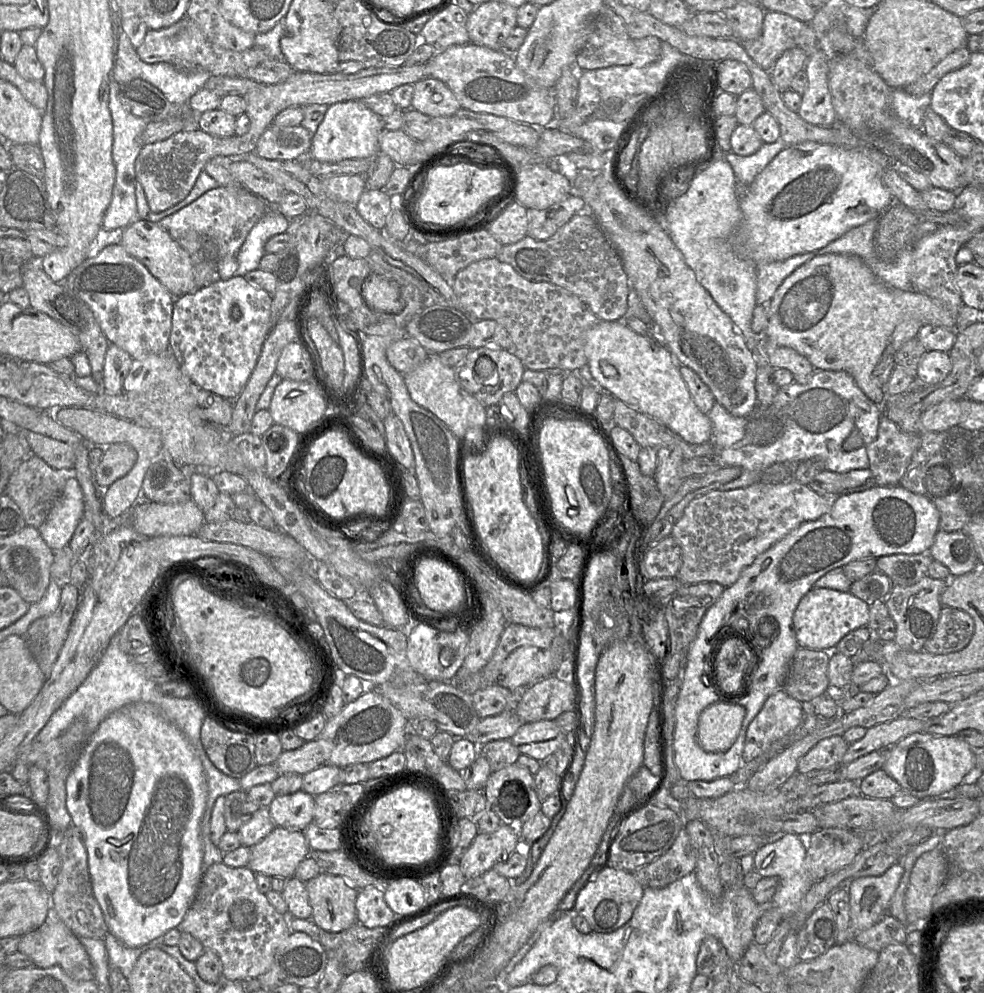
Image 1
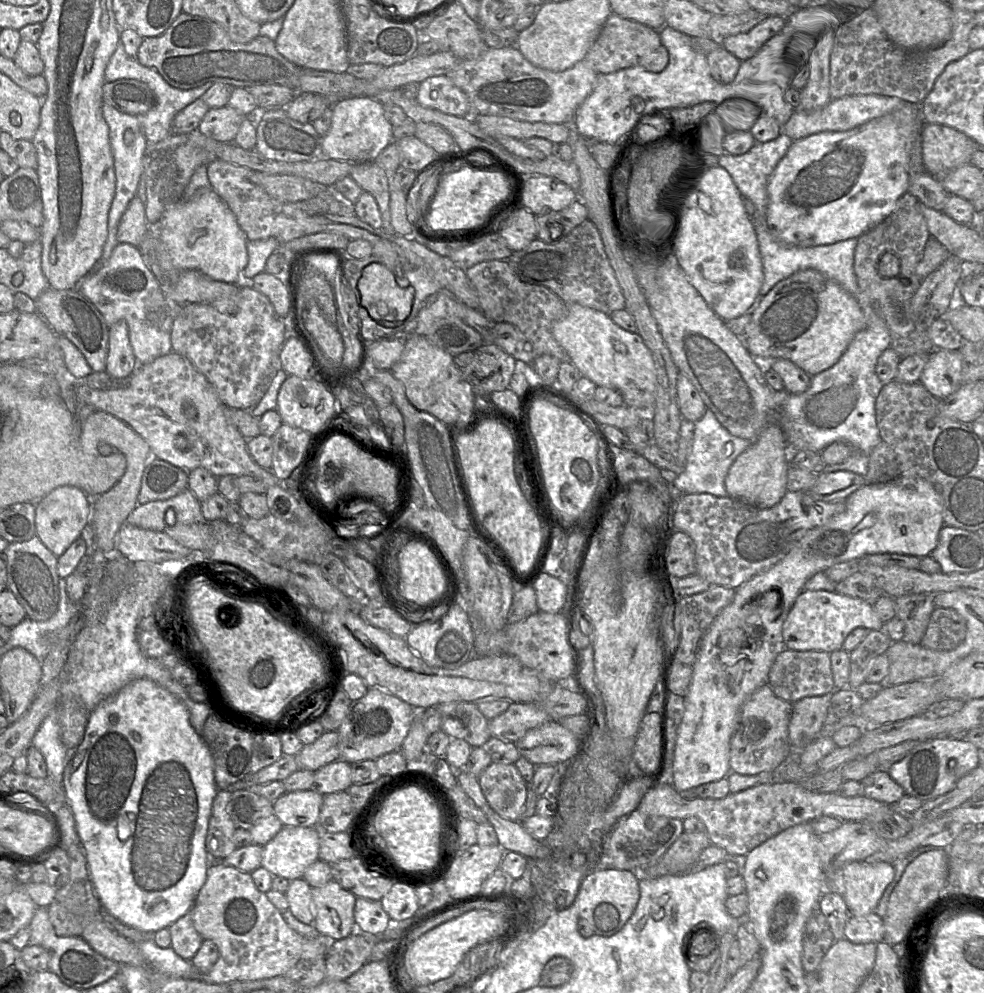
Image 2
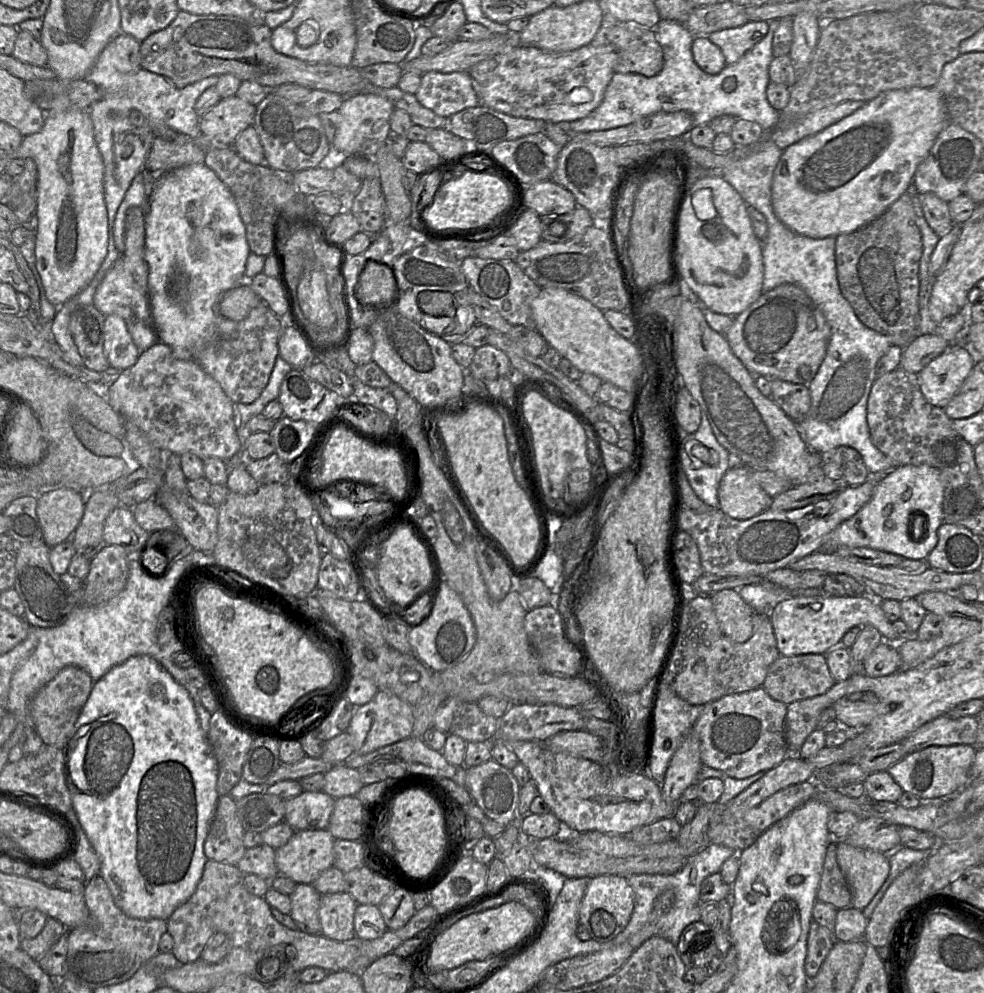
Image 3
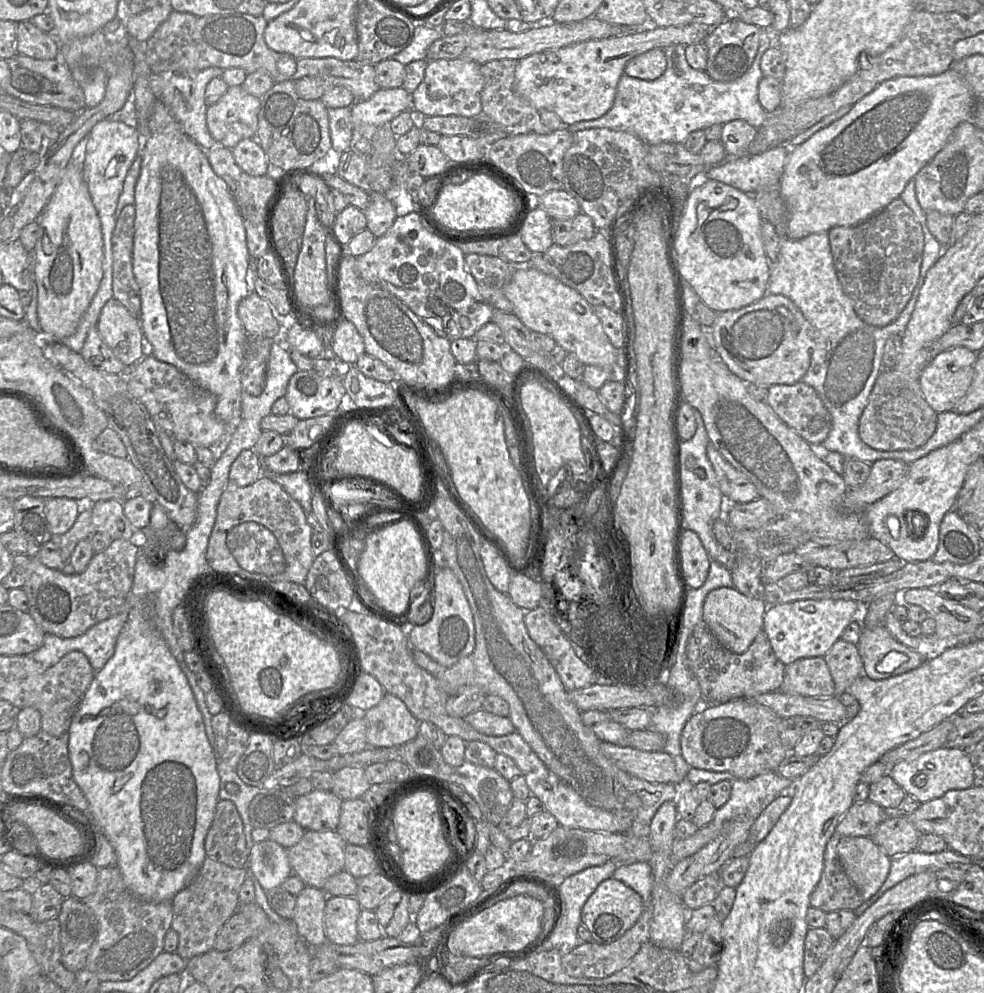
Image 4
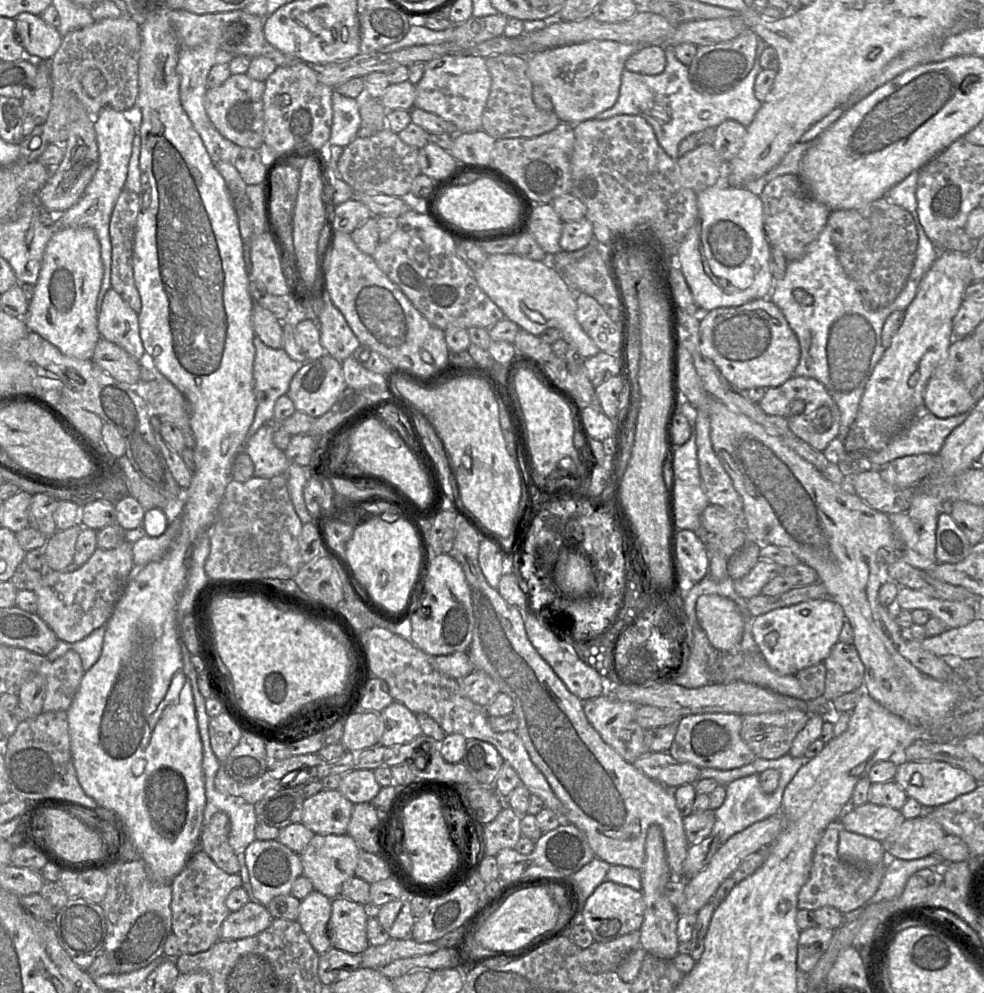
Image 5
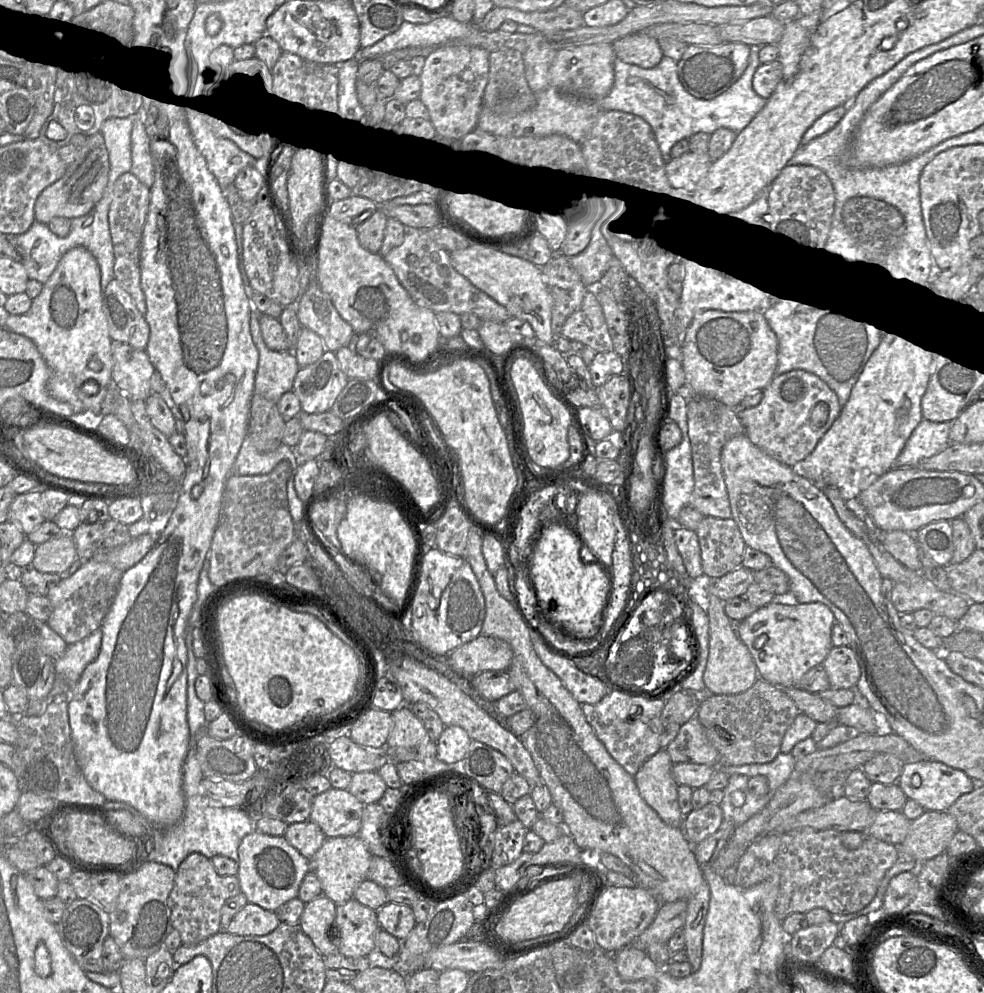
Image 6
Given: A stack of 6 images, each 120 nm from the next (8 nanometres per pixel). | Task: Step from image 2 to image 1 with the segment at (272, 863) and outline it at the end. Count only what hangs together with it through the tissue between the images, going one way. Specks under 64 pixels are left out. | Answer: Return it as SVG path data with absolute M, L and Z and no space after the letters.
M283 827L275 829L250 847L247 867L255 874L289 879L298 864L310 854L304 832Z

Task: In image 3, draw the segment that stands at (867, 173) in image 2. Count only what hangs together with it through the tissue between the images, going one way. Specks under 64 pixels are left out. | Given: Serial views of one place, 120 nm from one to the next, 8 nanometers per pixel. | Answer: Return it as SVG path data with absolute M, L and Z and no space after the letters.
M935 87L881 93L853 114L783 151L771 188L775 214L795 233L813 239L837 237L865 227L907 191L917 167L929 155L938 135L949 123L945 99Z

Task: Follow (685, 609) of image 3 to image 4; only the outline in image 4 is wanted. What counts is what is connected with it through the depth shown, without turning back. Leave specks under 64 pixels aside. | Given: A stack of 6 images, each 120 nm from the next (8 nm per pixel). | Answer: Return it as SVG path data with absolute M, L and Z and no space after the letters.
M704 623L698 624L687 640L686 660L687 667L699 683L704 705L777 691L785 672L785 665L776 657L763 630L745 652L736 654L724 647Z

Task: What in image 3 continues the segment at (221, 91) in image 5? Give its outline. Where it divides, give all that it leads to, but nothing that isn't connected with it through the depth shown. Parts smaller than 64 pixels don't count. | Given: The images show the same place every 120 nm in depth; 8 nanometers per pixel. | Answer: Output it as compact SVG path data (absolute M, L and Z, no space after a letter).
M236 95L222 98L200 118L203 136L218 144L233 146L238 135L253 125L256 106Z

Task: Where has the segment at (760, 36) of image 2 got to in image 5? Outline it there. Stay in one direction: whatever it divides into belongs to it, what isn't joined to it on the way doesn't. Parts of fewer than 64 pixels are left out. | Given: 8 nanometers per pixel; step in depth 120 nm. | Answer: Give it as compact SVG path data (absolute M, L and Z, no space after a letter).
M747 28L731 40L697 46L695 57L688 65L689 80L694 90L701 94L714 95L737 85L754 65L757 42L757 34Z

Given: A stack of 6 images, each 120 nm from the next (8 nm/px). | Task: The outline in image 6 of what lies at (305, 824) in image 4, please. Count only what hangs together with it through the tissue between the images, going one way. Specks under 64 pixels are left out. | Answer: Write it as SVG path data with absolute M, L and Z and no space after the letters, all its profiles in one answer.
M330 788L314 796L309 821L317 824L327 838L358 835L364 805L348 790Z

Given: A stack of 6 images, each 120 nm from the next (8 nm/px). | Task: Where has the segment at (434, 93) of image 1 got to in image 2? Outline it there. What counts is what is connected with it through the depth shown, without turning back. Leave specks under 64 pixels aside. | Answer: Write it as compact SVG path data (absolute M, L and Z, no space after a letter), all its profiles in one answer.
M446 75L430 77L419 83L416 101L444 114L458 117L471 115L467 96Z

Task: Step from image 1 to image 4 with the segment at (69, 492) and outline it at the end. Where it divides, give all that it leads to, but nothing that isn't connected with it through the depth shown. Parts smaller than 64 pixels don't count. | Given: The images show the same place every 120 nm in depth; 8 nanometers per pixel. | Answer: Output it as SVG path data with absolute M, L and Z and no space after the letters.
M45 499L45 515L53 535L66 533L73 526L79 514L78 503L74 499Z

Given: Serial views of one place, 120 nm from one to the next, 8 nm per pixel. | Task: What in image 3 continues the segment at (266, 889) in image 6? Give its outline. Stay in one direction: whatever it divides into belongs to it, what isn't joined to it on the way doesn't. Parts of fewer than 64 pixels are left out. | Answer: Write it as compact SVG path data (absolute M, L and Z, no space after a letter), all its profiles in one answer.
M266 844L248 848L236 866L244 875L255 874L271 881L278 874L275 864L275 850Z

